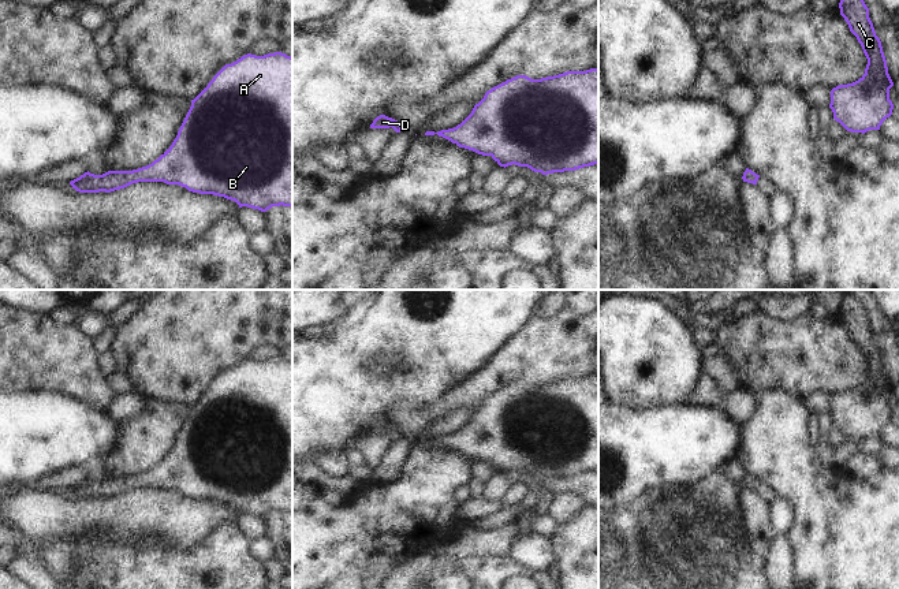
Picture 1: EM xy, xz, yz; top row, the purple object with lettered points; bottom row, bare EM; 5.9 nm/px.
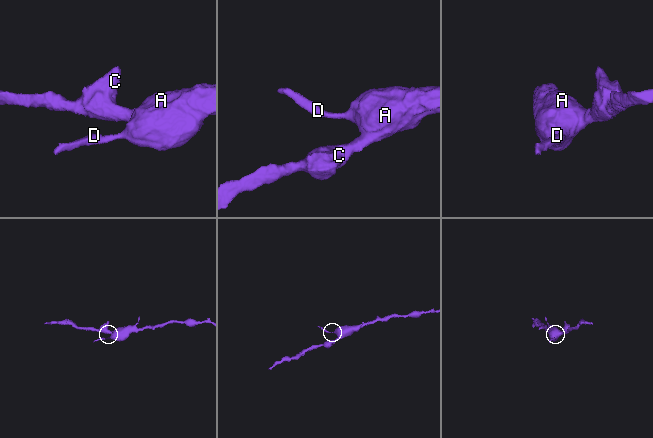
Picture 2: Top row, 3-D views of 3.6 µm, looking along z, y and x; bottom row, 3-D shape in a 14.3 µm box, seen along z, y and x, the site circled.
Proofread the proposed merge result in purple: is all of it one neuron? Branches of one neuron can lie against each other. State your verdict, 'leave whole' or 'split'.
leave whole

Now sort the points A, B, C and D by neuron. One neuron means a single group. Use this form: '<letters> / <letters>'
A B C D

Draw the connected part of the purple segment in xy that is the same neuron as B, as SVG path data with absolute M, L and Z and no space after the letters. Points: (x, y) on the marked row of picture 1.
M281 52L268 53L264 56L255 56L247 53L231 64L225 64L208 83L208 86L191 100L191 107L178 131L172 145L152 164L133 169L133 171L108 171L102 175L94 175L89 171L79 178L70 182L72 189L79 193L111 193L124 189L138 182L164 182L167 184L179 184L189 191L199 194L213 194L235 201L239 208L247 206L266 212L272 206L292 206L292 57Z

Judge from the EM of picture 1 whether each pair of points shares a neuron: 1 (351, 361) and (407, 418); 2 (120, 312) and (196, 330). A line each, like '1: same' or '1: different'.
1: different
2: different

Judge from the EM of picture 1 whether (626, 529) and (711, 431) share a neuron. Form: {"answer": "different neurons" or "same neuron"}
{"answer": "different neurons"}

